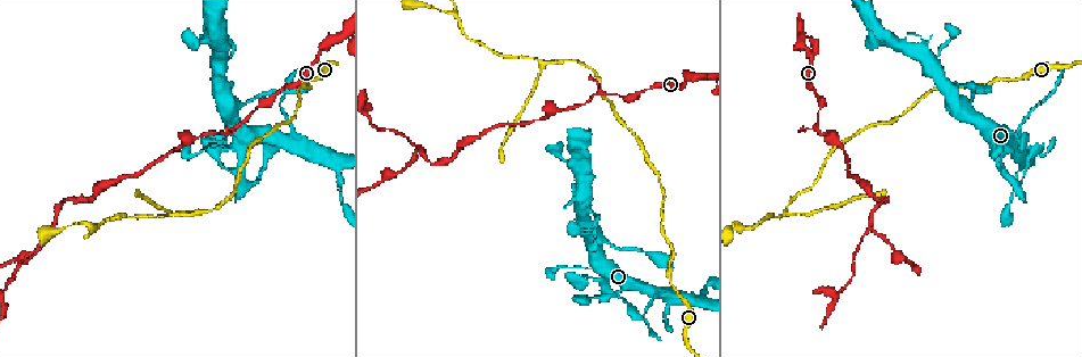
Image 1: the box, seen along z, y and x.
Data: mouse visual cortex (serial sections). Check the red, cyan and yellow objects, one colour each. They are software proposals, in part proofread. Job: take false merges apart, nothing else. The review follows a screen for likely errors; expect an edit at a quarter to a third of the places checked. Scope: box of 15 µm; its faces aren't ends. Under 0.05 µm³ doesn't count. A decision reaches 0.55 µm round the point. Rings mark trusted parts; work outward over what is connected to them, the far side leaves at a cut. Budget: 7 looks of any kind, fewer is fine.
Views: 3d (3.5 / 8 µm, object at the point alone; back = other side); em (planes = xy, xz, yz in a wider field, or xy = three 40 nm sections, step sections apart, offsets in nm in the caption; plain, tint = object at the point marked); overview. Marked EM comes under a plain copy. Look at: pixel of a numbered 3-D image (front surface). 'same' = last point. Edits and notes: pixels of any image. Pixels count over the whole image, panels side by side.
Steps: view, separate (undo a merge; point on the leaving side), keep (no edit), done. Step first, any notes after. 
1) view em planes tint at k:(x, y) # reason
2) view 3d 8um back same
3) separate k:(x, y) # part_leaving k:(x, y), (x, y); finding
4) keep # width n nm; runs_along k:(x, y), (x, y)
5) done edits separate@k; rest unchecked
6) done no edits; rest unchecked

view 3d 3.5um at 1:(1015, 143) # sharp bend

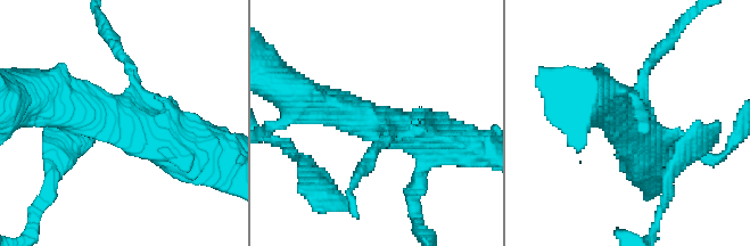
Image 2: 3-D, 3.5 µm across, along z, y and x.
view em xy step 3 tint at 2:(376, 124) # arms 3; arm_widths 150, 450, 500 nm

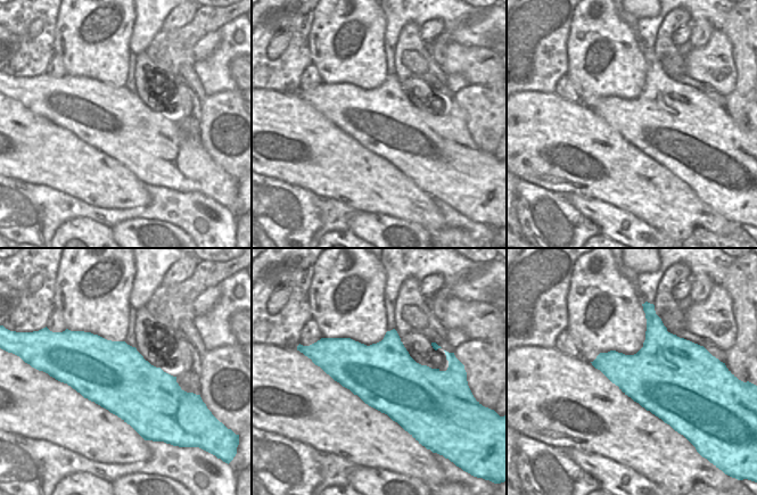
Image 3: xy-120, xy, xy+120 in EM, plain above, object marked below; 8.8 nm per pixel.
keep # runs_along 2:(57, 96), (155, 128), (187, 148); all the same cell

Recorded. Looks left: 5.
view 3d 3.5um at 1:(547, 61) # three arms meet

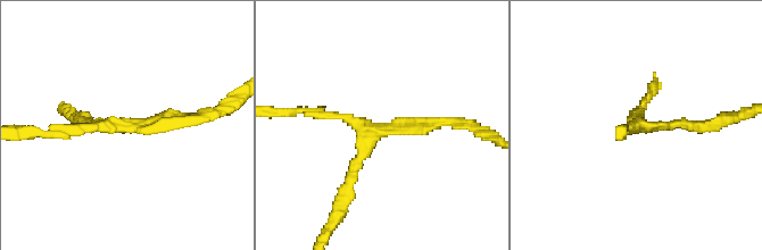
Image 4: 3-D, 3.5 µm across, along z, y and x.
view em planes tint at 4:(375, 129) # now the EM

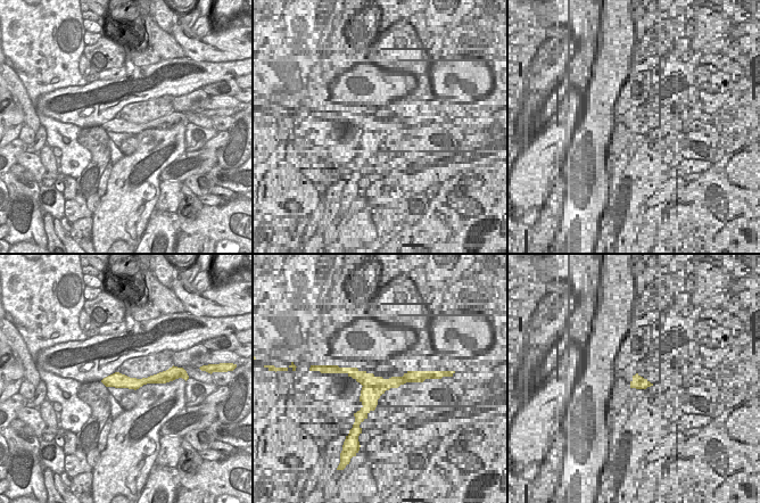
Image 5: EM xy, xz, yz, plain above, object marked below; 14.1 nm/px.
keep # arms 3; runs_along 4:(193, 117), (155, 127), (50, 131); all the same cell

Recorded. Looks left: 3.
view 3d 3.5um at 1:(739, 228) # three arms meet

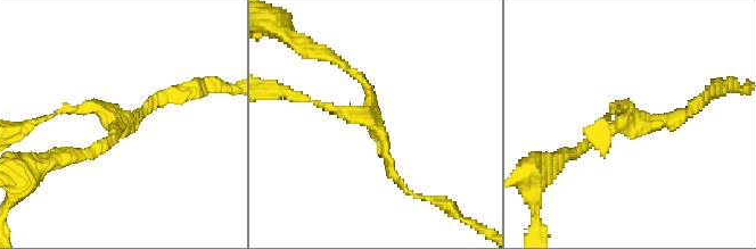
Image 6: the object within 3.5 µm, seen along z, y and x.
view em xy step 1 tint at 6:(630, 116) # arms 3; arm_widths 100, 150, 150 nm

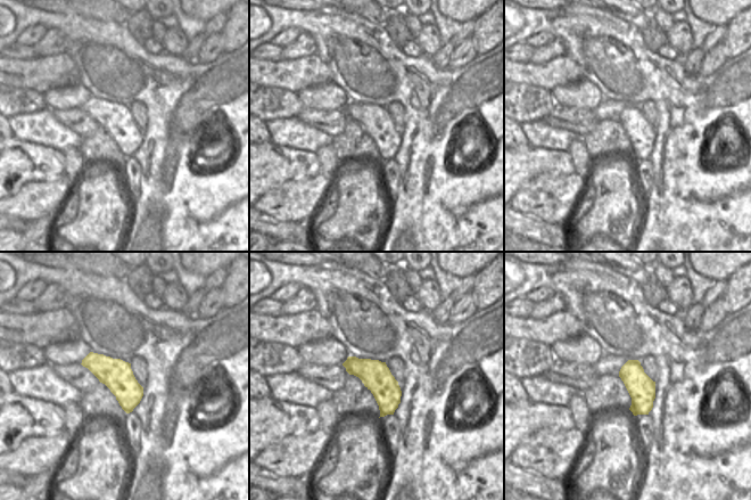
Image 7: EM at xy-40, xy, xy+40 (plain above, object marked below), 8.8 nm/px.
keep # width 260 nm; runs_along 6:(399, 180), (375, 124), (301, 98); one cell here

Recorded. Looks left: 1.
done no edits; rest unchecked

